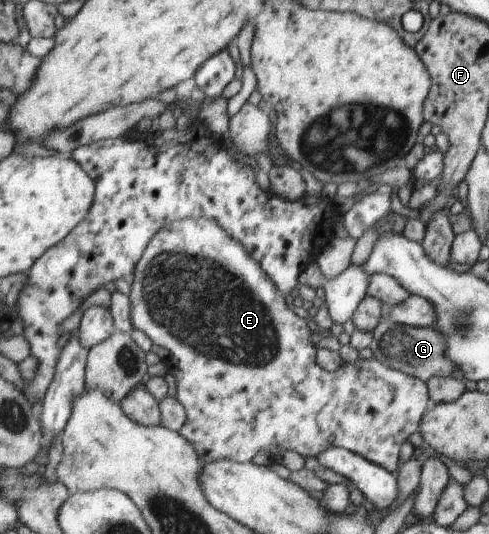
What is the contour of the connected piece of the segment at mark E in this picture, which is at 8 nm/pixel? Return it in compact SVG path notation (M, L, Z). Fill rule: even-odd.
M199 217L182 218L174 222L168 222L167 226L160 228L151 237L143 251L142 257L134 267L134 273L130 280L130 291L127 294L130 309L129 320L133 329L139 329L150 339L151 343L168 351L164 363L167 365L168 373L175 378L175 398L185 411L185 422L179 429L179 434L192 443L200 461L203 465L220 460L235 460L236 462L250 462L253 455L258 453L269 455L272 459L280 455L282 451L294 451L300 457L316 457L321 451L331 448L344 448L352 453L360 455L370 463L379 465L389 472L396 471L398 467L398 449L404 439L408 439L410 433L416 431L418 423L421 423L424 409L428 403L426 397L426 386L423 380L404 374L380 363L374 356L367 359L358 358L353 363L343 362L333 372L324 371L315 362L314 345L311 344L310 331L302 318L298 319L286 305L282 295L278 295L276 286L271 279L261 270L244 247L227 234L212 218Z

